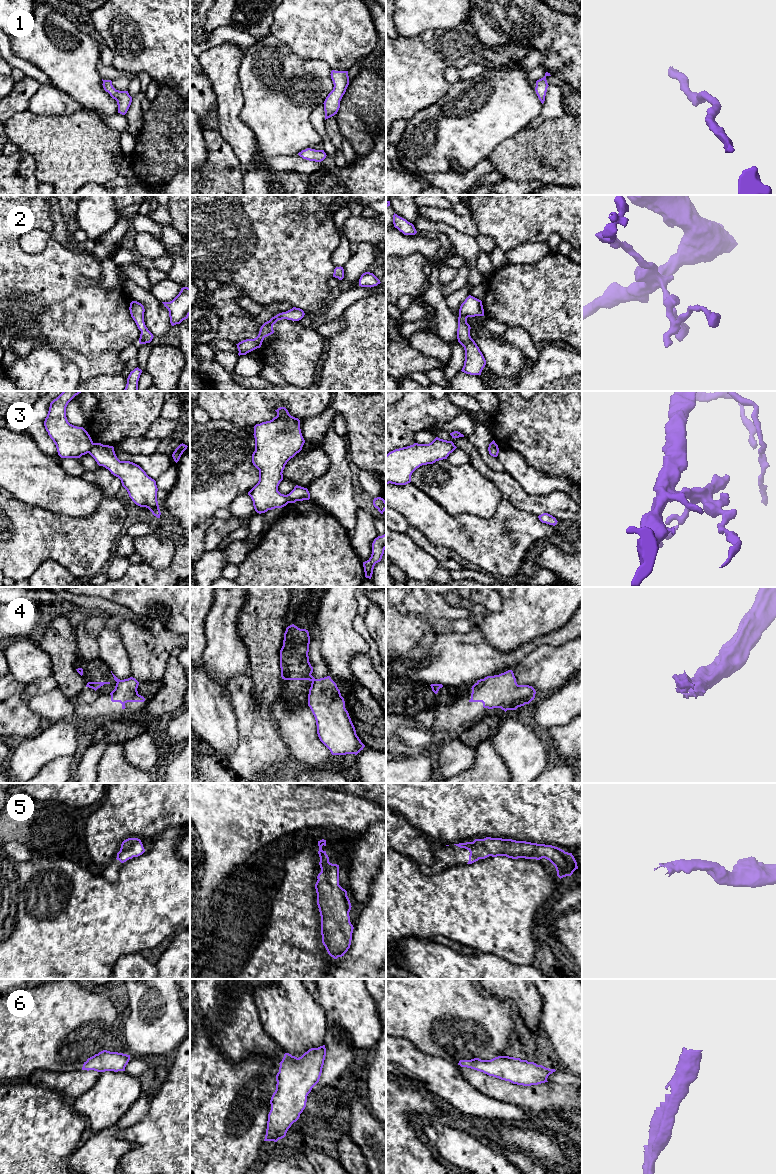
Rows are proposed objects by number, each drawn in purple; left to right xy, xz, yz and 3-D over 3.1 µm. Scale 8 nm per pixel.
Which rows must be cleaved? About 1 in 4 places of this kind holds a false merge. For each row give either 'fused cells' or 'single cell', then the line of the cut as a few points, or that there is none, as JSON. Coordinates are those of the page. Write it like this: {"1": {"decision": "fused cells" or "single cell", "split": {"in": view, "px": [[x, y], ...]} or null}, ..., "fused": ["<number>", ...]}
{"1": {"decision": "single cell", "split": null}, "2": {"decision": "single cell", "split": null}, "3": {"decision": "fused cells", "split": {"in": "xy", "px": [[93, 443], [88, 452]]}}, "4": {"decision": "fused cells", "split": {"in": "xz", "px": [[315, 679], [312, 682]]}}, "5": {"decision": "single cell", "split": null}, "6": {"decision": "single cell", "split": null}, "fused": ["3", "4"]}

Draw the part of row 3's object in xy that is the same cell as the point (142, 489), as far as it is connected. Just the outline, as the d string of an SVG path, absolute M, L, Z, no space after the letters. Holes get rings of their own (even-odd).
M93 443L89 454L99 466L105 467L121 480L122 486L136 505L148 508L154 516L160 518L156 481L139 465L130 461L120 461L113 446L101 443Z

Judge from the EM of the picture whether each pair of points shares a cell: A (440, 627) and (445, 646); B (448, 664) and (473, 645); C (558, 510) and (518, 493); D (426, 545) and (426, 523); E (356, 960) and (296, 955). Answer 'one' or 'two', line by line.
A: two
B: one
C: one
D: two
E: two

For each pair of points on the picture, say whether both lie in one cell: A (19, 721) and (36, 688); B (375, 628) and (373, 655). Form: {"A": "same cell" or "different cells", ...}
{"A": "same cell", "B": "different cells"}

